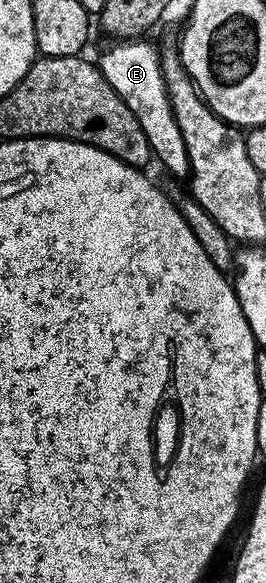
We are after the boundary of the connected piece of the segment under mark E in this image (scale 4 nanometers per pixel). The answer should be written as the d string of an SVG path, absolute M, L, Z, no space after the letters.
M138 37L132 41L117 41L102 53L99 66L103 77L123 97L127 109L135 113L139 125L143 125L143 133L147 133L147 141L153 150L153 159L161 162L175 178L188 180L189 158L187 145L183 141L183 133L179 133L179 125L175 121L175 113L169 104L169 94L161 76L161 56L158 48L144 43L144 38Z

